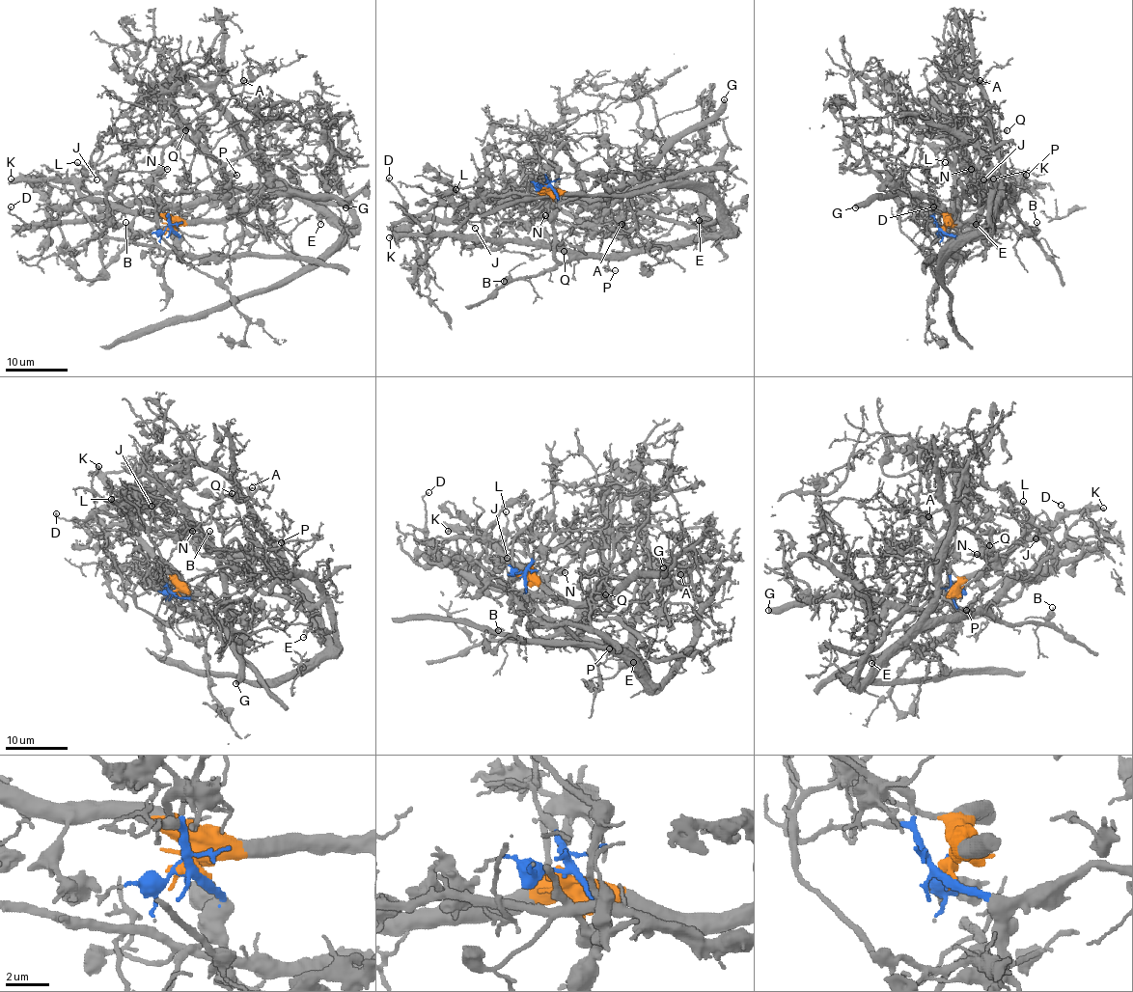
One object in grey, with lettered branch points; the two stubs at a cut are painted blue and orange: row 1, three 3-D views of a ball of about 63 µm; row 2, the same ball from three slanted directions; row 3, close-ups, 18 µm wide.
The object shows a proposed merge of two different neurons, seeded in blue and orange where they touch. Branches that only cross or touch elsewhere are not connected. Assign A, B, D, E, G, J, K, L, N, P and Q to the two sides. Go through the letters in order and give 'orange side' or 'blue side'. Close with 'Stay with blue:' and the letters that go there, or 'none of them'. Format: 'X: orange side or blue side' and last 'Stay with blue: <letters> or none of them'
A: blue side
B: blue side
D: orange side
E: blue side
G: orange side
J: orange side
K: orange side
L: orange side
N: orange side
P: blue side
Q: blue side
Stay with blue: A, B, E, P, Q

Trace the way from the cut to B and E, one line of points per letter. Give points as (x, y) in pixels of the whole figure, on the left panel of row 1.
B: (169, 230), (179, 237), (176, 234), (177, 223), (133, 237), (125, 222)
E: (169, 230), (179, 237), (176, 228), (199, 205), (246, 191), (287, 191), (325, 212), (326, 215), (320, 223)

